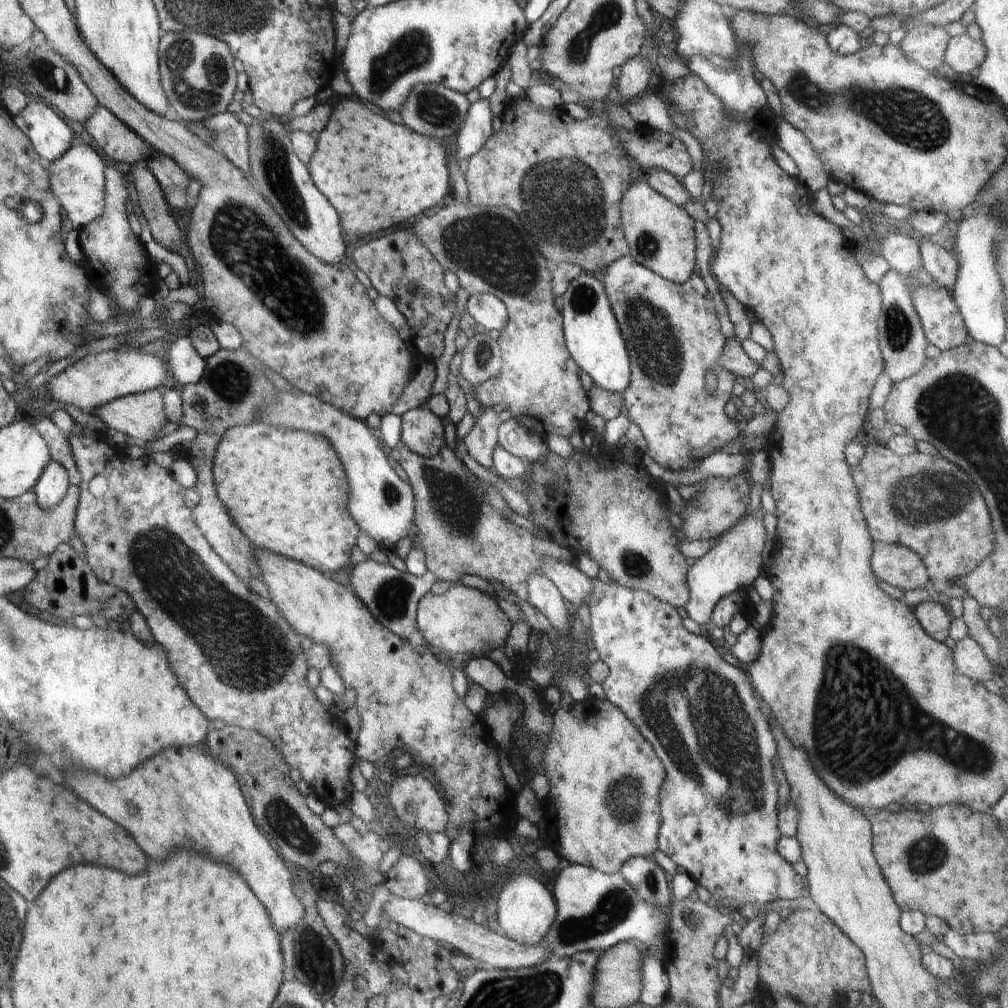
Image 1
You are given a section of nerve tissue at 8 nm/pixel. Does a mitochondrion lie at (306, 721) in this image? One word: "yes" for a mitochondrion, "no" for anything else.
no

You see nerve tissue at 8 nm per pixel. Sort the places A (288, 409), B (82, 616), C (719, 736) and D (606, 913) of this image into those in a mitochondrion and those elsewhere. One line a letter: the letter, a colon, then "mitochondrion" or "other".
A: mitochondrion
B: other
C: mitochondrion
D: mitochondrion

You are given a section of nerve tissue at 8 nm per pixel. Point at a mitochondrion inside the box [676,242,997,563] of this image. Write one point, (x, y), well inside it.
(918, 500)

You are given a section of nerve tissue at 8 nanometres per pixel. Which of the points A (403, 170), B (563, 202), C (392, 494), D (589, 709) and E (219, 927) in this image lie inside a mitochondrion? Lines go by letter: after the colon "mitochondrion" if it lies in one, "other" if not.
A: other
B: mitochondrion
C: mitochondrion
D: other
E: other

